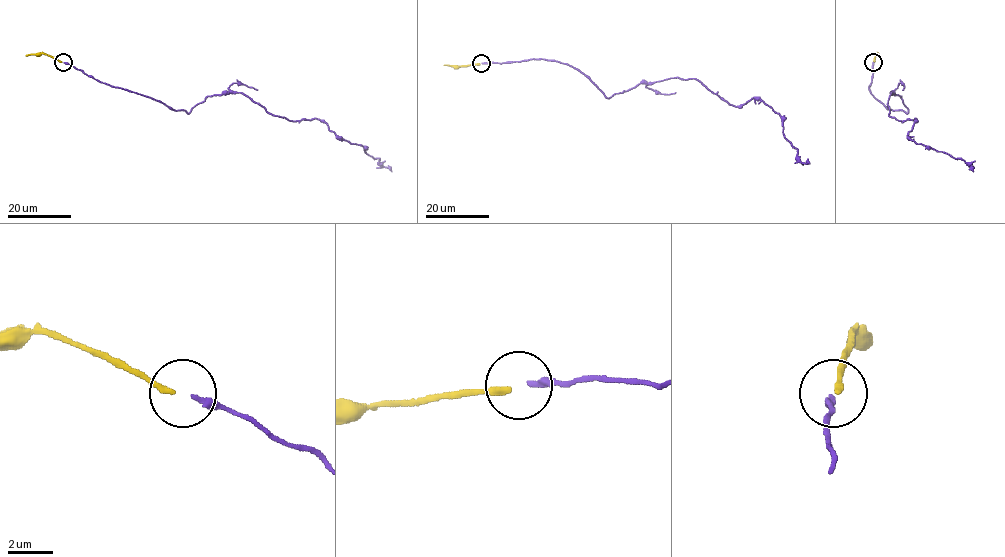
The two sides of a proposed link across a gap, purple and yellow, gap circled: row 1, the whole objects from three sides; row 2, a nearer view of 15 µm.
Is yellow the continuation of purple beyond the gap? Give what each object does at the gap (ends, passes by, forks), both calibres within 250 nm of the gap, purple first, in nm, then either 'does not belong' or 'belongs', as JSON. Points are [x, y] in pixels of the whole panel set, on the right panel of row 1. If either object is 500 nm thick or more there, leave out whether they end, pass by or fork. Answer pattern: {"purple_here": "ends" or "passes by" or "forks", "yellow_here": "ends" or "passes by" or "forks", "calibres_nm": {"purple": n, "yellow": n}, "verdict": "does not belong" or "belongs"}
{"purple_here": "ends", "yellow_here": "ends", "calibres_nm": {"purple": 240, "yellow": 280}, "verdict": "does not belong"}

